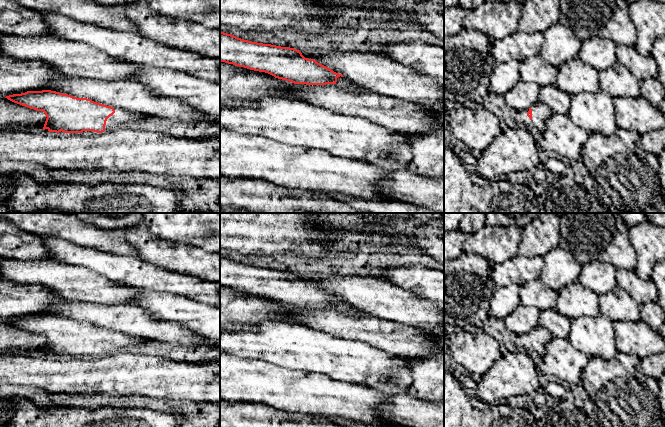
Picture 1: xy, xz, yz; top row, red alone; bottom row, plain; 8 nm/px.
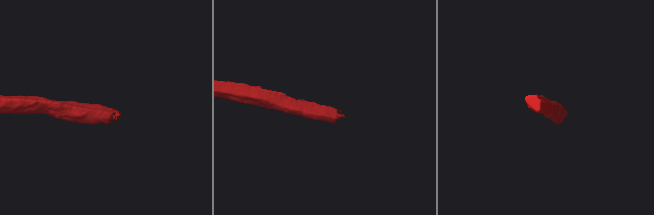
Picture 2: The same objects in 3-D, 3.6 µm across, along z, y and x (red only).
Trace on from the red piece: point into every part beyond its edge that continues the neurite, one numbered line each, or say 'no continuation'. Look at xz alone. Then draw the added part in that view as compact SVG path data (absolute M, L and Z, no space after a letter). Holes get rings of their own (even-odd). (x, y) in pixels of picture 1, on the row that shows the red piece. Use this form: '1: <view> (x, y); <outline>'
1: xz (342, 82); M341 76L337 78L336 85L338 85L339 87L347 91L353 91L353 92L359 92L359 93L365 91L365 89L357 86L356 84L350 82L345 77L341 77Z

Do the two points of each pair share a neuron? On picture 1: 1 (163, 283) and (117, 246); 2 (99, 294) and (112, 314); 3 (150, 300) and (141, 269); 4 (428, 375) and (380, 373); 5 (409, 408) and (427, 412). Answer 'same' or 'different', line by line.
1: different
2: different
3: different
4: different
5: same

